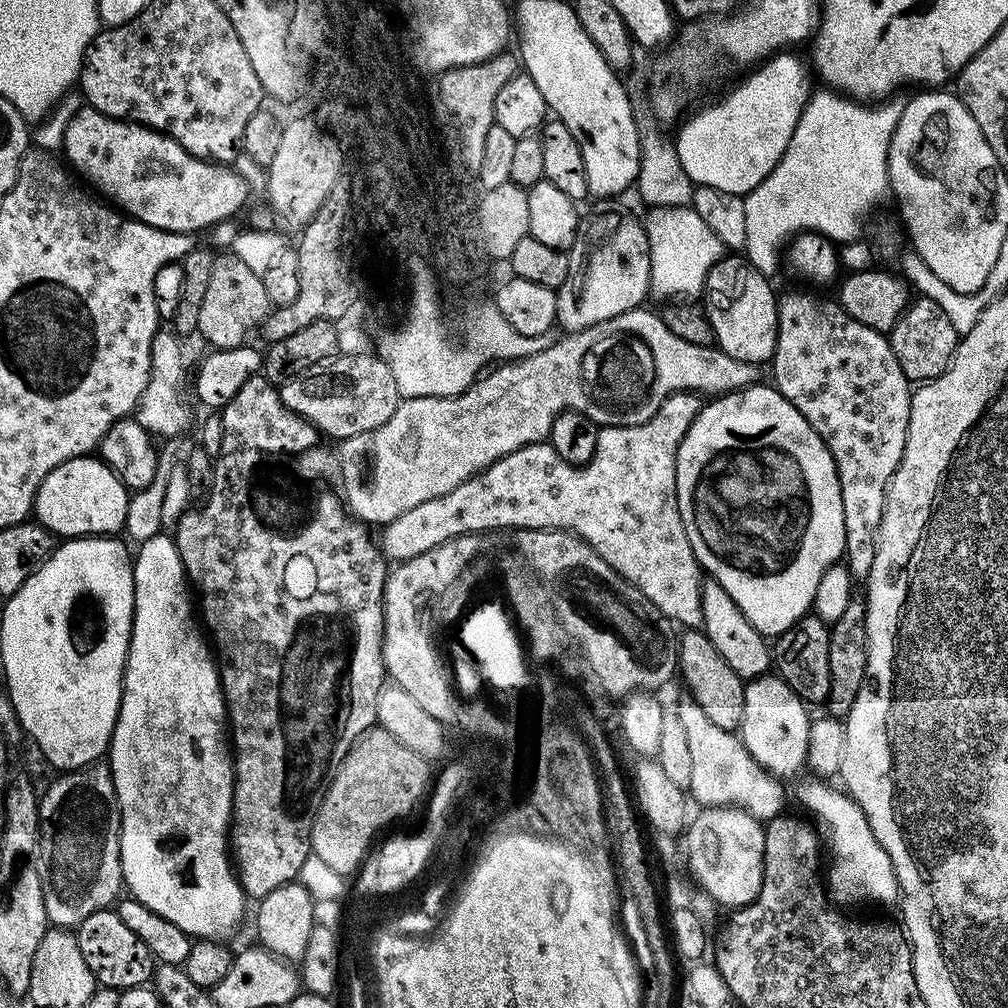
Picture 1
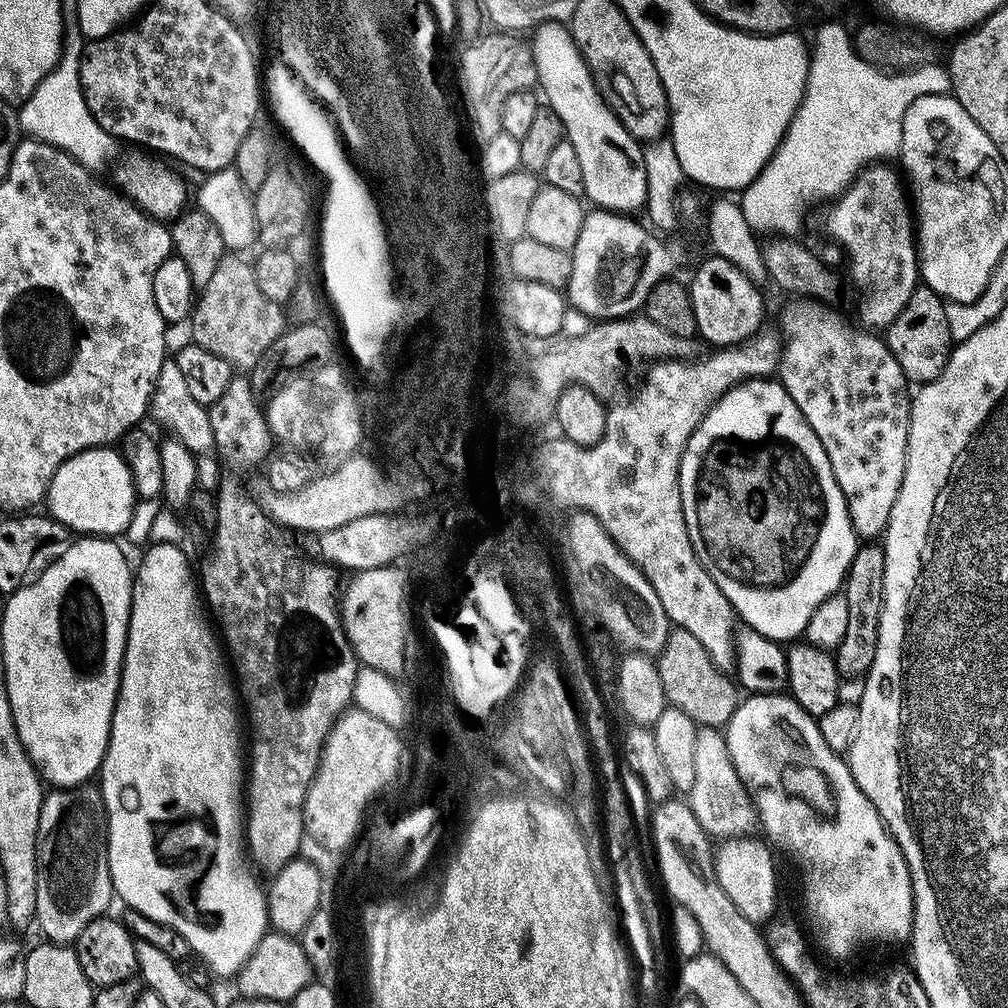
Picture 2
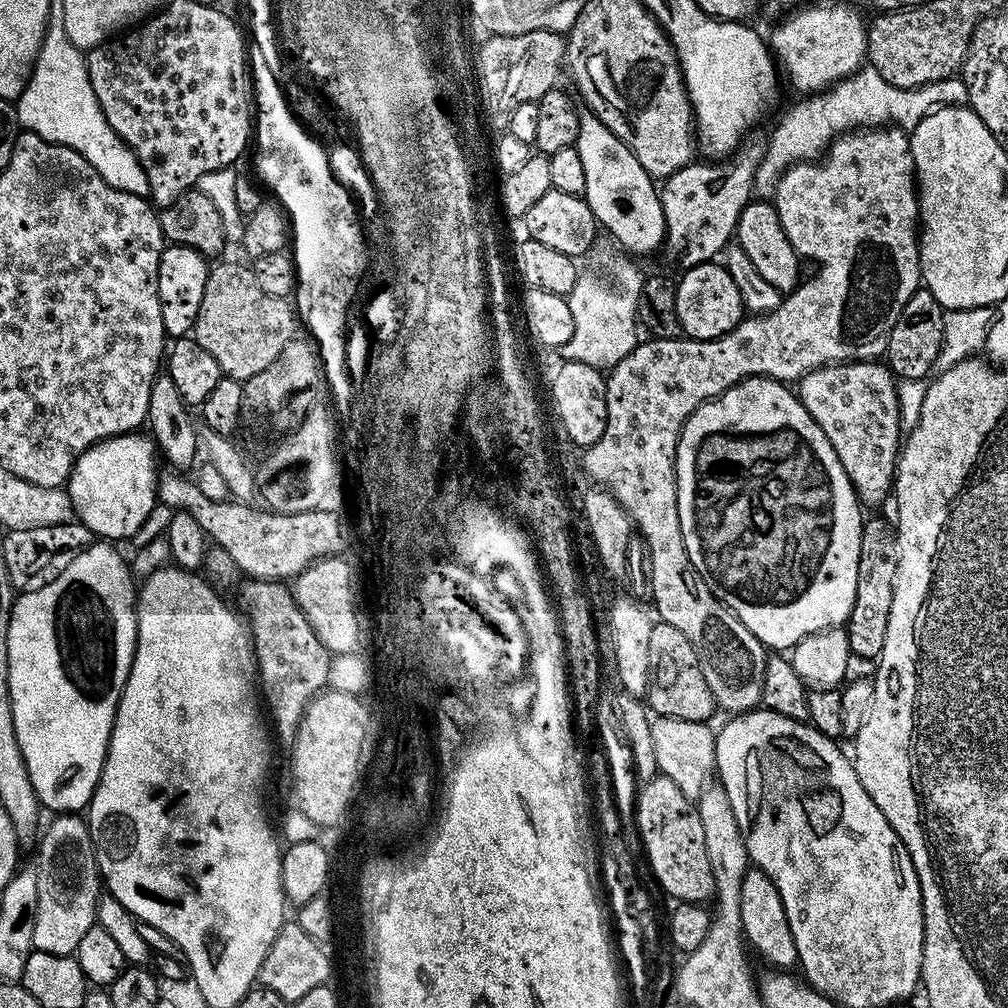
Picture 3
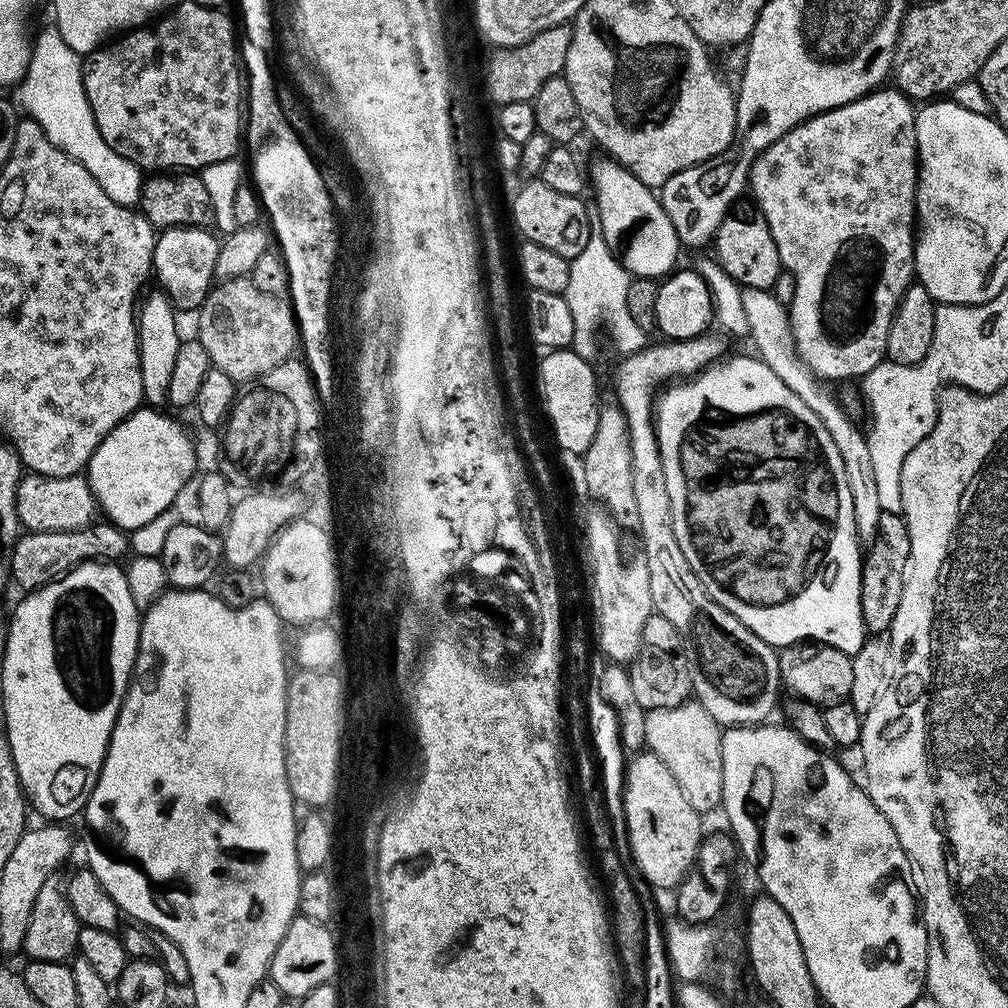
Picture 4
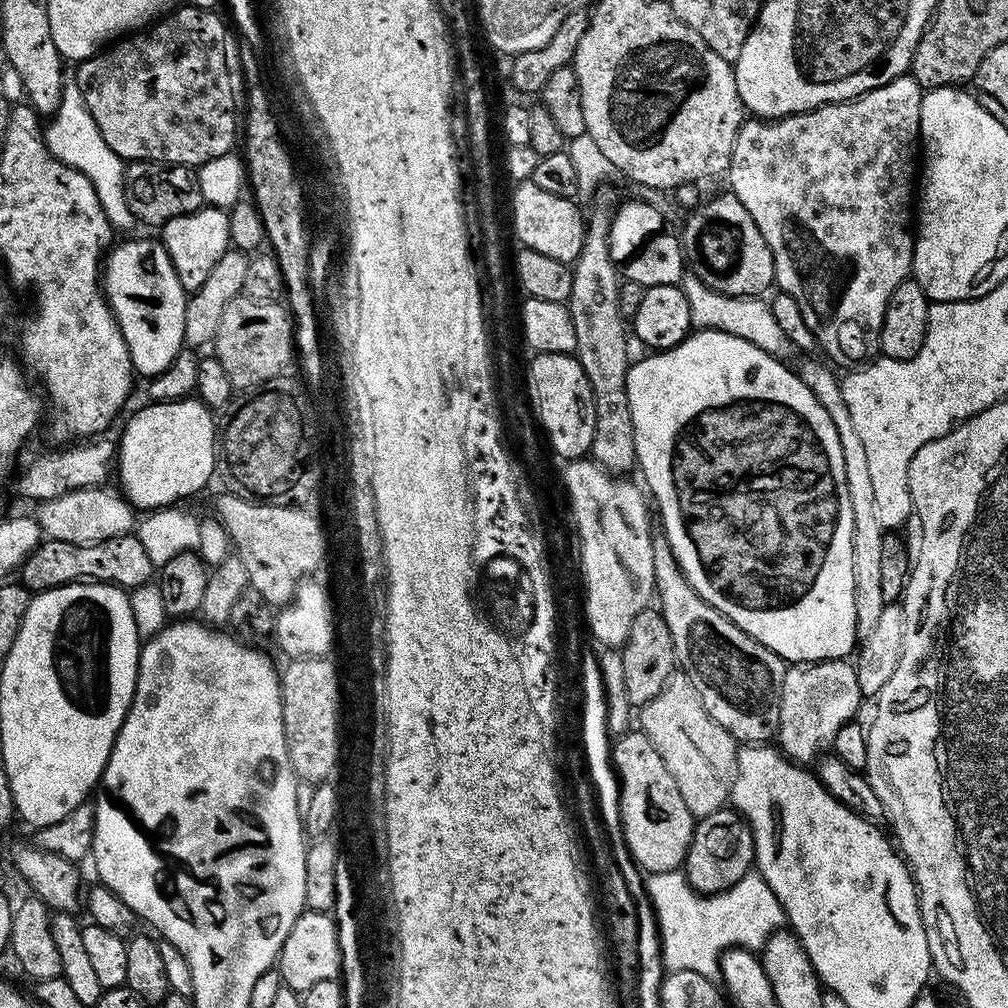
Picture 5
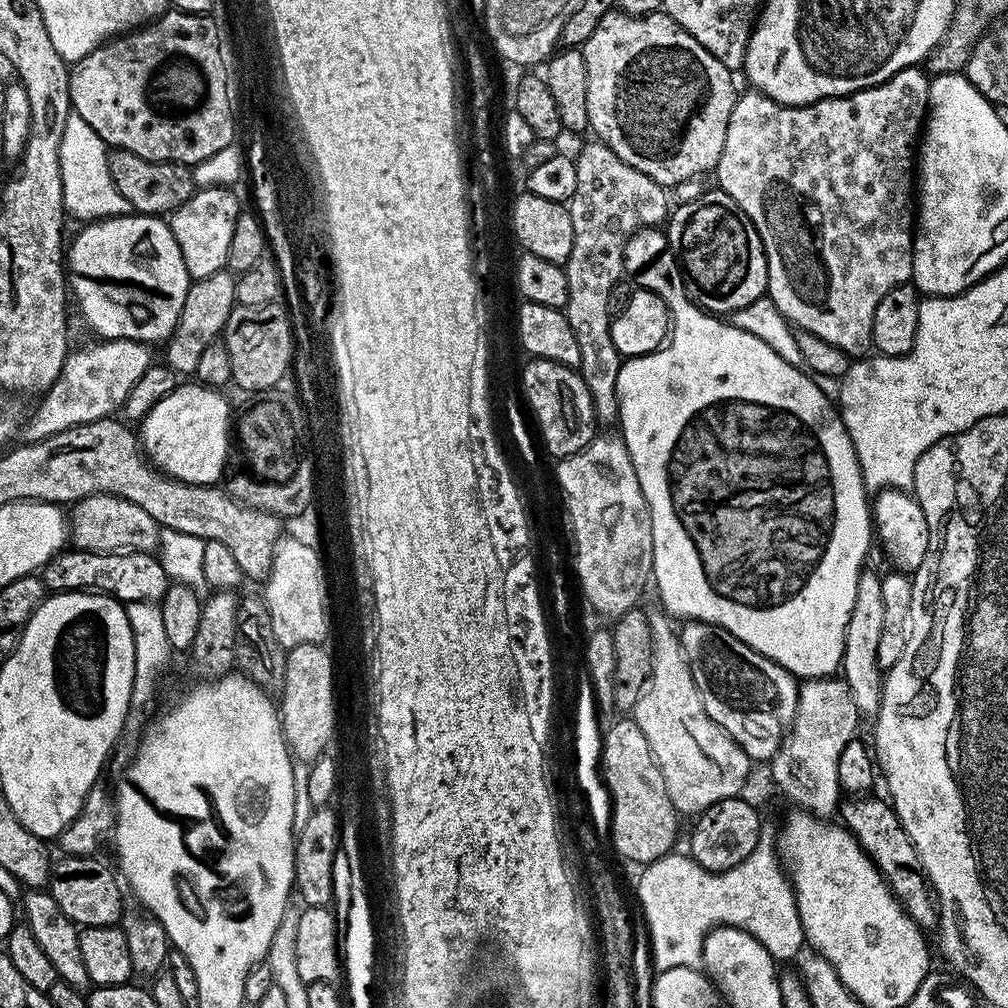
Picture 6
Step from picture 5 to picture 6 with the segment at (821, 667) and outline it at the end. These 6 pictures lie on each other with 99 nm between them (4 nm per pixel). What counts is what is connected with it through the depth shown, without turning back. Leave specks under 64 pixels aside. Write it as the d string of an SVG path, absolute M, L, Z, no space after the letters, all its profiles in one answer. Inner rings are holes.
M831 675L805 679L796 693L796 716L792 726L770 761L779 795L784 795L797 809L816 817L835 817L842 800L838 758L846 742L857 735L860 720L862 714L854 702L854 694L850 694L850 686L843 678Z

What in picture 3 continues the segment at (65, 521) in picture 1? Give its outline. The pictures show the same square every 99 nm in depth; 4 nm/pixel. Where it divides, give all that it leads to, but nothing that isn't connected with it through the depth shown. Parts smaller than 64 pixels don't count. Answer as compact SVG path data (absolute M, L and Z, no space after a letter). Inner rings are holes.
M125 434L101 440L78 457L68 475L66 491L72 499L75 519L85 524L92 531L93 537L103 538L108 542L127 541L138 531L158 503L158 449L147 435L140 435Z

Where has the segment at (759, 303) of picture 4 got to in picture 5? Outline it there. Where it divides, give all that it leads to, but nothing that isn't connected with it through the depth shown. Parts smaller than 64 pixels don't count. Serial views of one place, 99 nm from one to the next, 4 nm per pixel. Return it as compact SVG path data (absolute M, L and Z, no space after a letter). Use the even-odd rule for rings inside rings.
M804 358L798 367L798 374L806 386L818 398L822 406L826 406L826 414L834 422L834 430L838 430L838 442L842 442L842 466L846 466L846 491L850 493L850 510L854 514L854 610L856 611L856 635L863 638L873 633L878 626L878 618L884 616L886 607L882 598L882 538L886 529L878 522L878 502L874 499L874 485L870 479L870 465L866 459L866 446L862 446L862 438L858 438L858 430L854 430L854 421L850 419L850 410L846 410L846 402L842 398L840 380L831 372L827 363L819 364L816 358Z

